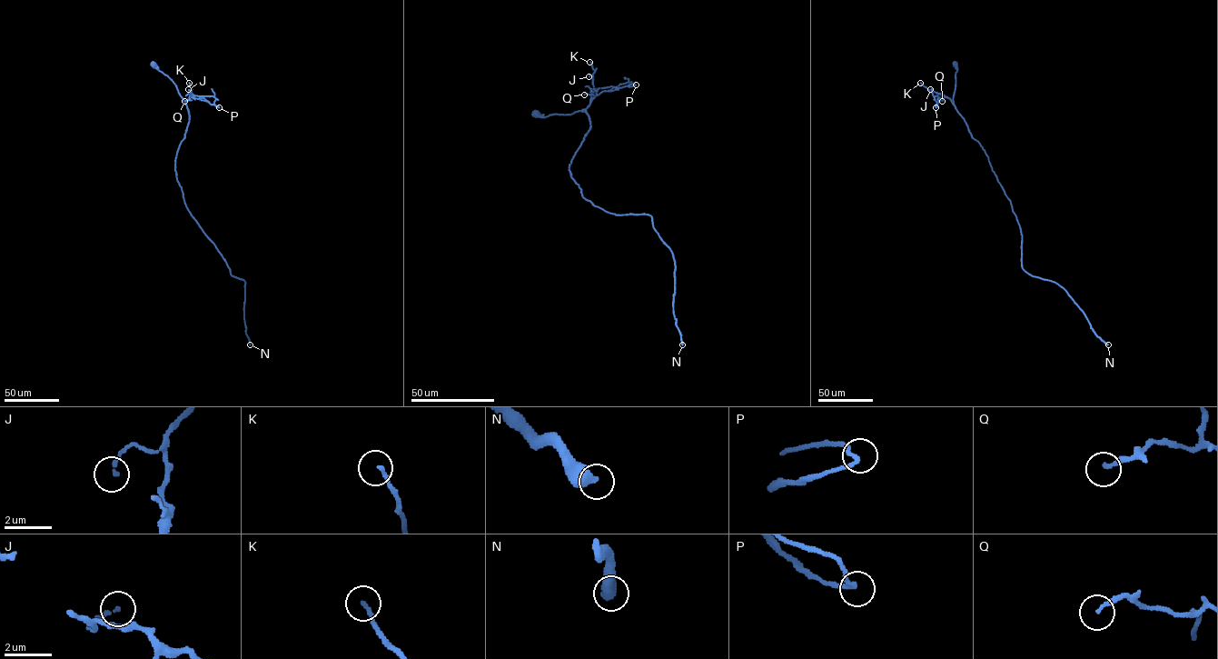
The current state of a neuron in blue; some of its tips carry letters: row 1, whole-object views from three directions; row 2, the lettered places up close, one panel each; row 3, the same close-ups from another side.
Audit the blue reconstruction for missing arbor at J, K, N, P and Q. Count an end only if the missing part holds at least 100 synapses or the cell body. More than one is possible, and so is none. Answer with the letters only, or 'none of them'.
none of them

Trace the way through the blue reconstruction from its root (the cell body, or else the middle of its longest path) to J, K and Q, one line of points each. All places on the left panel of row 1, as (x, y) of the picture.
J: (153, 64), (172, 81), (184, 102), (192, 93), (188, 89)
K: (153, 64), (172, 81), (184, 102), (192, 93), (189, 83)
Q: (153, 64), (172, 81), (184, 102), (190, 97), (184, 101)

